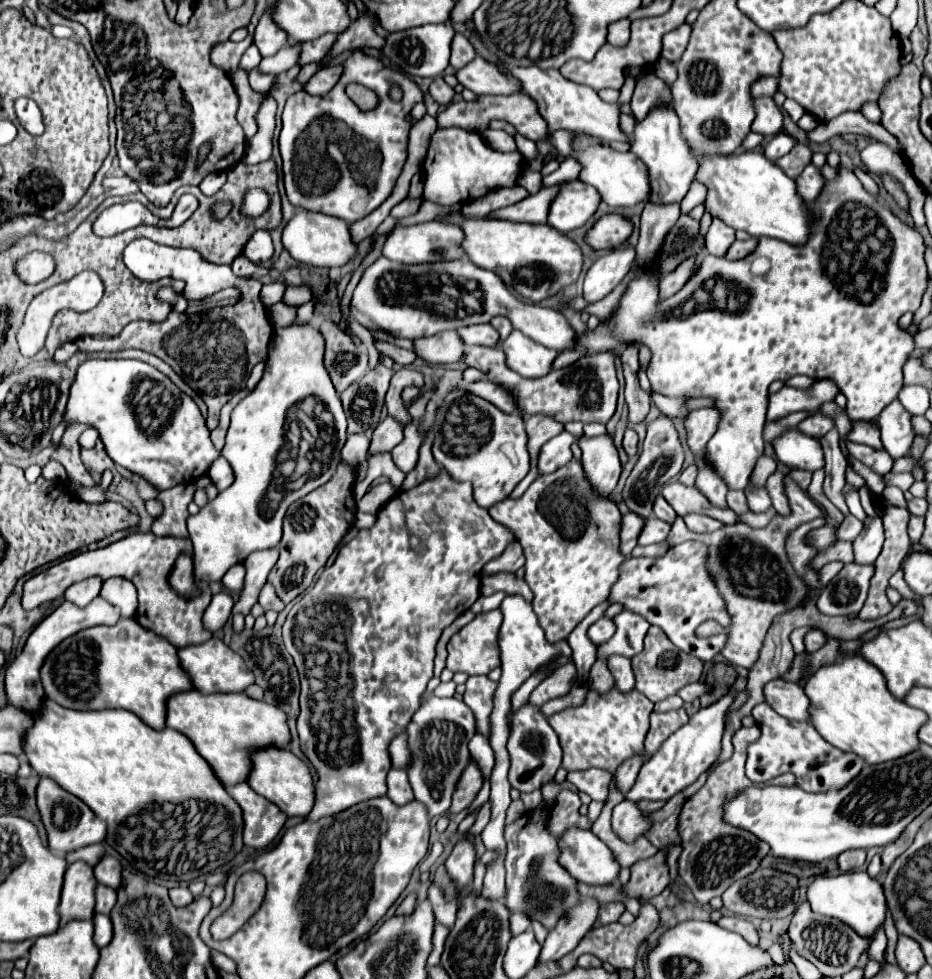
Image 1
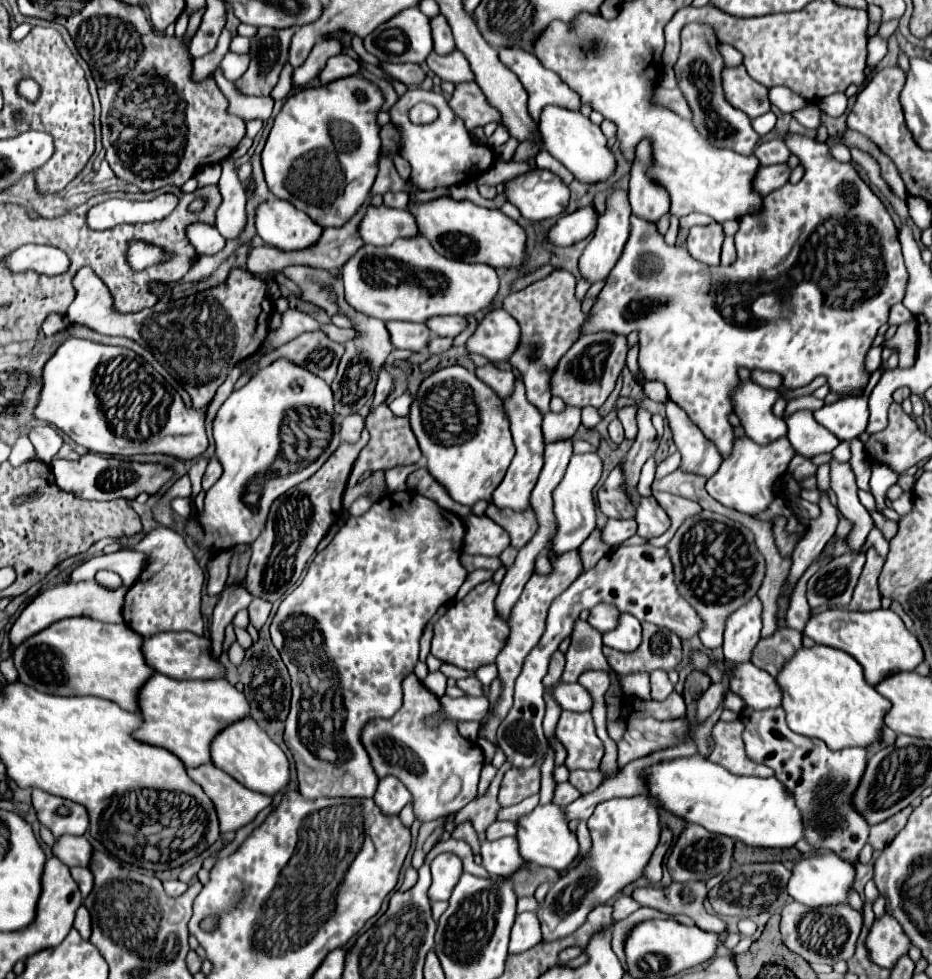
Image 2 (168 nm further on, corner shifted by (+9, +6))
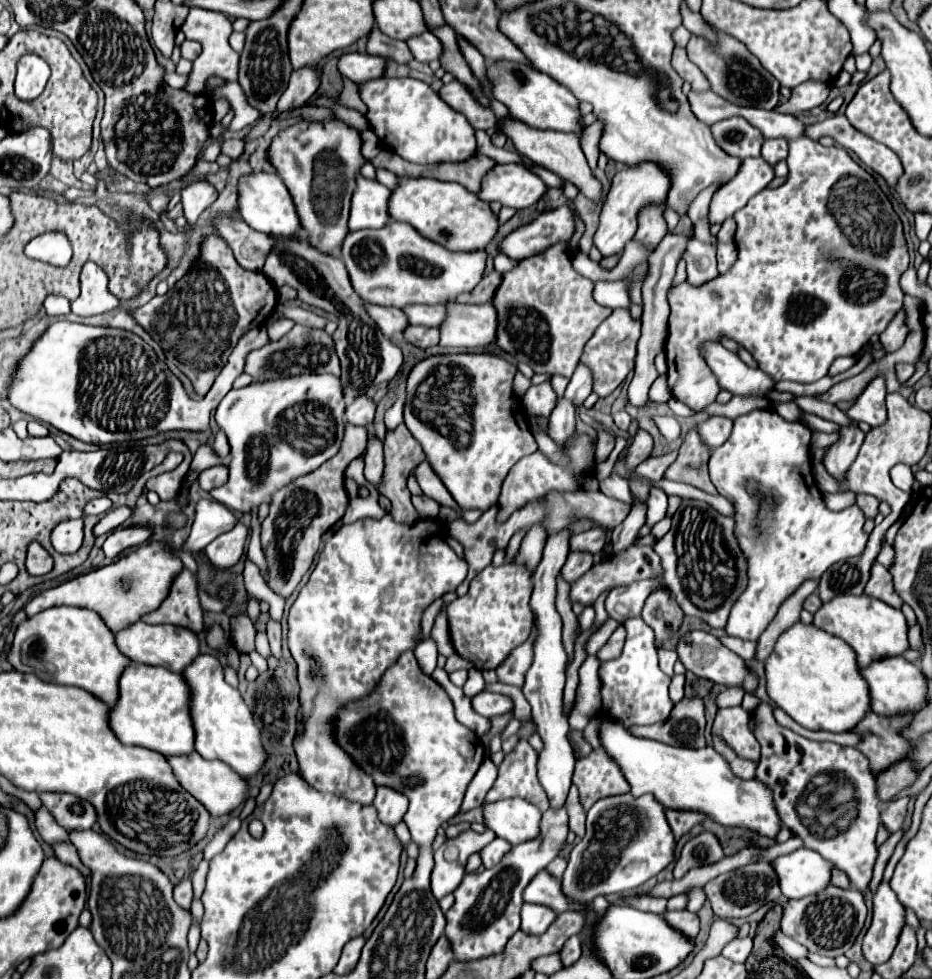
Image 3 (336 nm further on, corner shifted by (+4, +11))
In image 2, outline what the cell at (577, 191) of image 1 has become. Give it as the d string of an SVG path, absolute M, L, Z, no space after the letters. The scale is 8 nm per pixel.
M529 170L505 182L507 202L519 208L523 218L545 220L559 216L569 202L569 186L565 186L549 170Z

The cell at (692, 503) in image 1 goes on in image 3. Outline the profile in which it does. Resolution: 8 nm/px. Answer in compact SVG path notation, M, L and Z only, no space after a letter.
M692 429L684 437L678 459L668 467L664 477L670 481L688 483L688 485L692 485L704 493L716 495L716 489L708 477L708 457L710 457L708 447L702 445L698 433Z

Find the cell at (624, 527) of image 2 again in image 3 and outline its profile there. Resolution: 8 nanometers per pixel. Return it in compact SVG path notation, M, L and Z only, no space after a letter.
M594 527L590 531L578 533L576 537L570 539L570 549L576 551L588 551L588 553L600 553L604 549L604 541L606 541L606 531L604 527Z

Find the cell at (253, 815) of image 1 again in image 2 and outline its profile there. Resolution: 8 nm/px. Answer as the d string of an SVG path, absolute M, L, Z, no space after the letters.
M201 764L197 768L189 768L187 774L211 798L211 802L215 806L215 812L217 812L217 818L219 818L219 830L221 832L237 832L241 826L251 822L257 816L257 812L261 812L265 806L271 804L269 796L257 794L253 790L247 790L247 788L239 786L239 782L235 782L229 774L223 774L223 770L219 770L213 764Z

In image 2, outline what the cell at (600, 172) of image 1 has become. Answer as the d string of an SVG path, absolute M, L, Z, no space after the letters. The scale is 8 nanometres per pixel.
M545 106L539 116L539 130L543 132L545 150L553 154L577 180L585 184L603 182L615 170L615 160L607 148L607 140L599 126L595 126L581 112L561 108L561 106Z

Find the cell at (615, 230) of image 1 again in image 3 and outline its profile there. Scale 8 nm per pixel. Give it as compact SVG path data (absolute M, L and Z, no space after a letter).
M558 207L554 211L542 213L530 225L524 225L510 233L506 239L498 241L500 251L514 259L532 257L542 253L554 243L570 243L576 233L576 213L570 207Z

